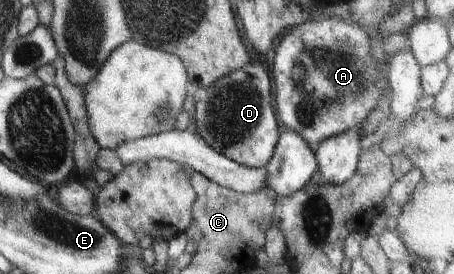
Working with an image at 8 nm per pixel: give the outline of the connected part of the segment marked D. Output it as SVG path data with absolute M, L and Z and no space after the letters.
M245 64L243 68L229 72L211 86L195 92L196 134L213 150L223 154L236 164L259 169L273 157L277 147L279 124L271 104L271 80L266 68L257 64Z

